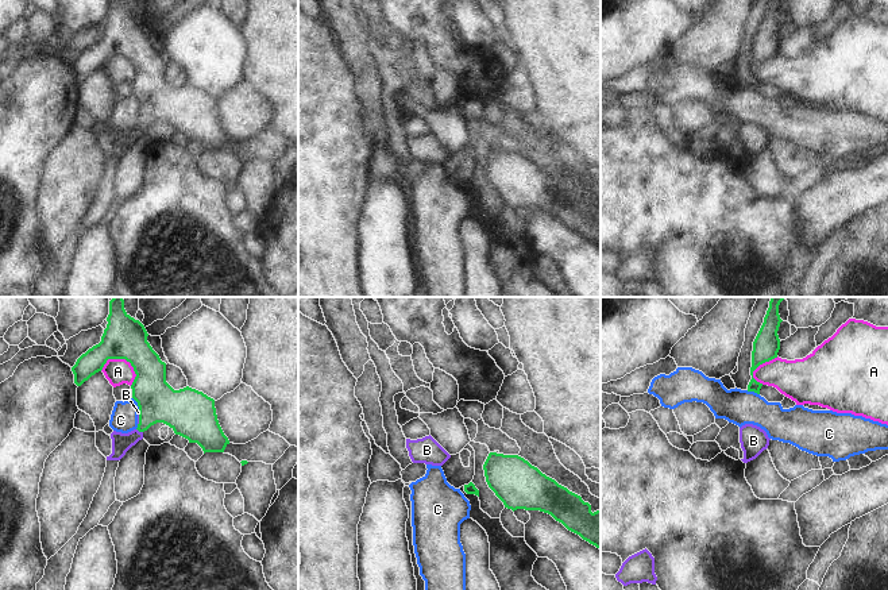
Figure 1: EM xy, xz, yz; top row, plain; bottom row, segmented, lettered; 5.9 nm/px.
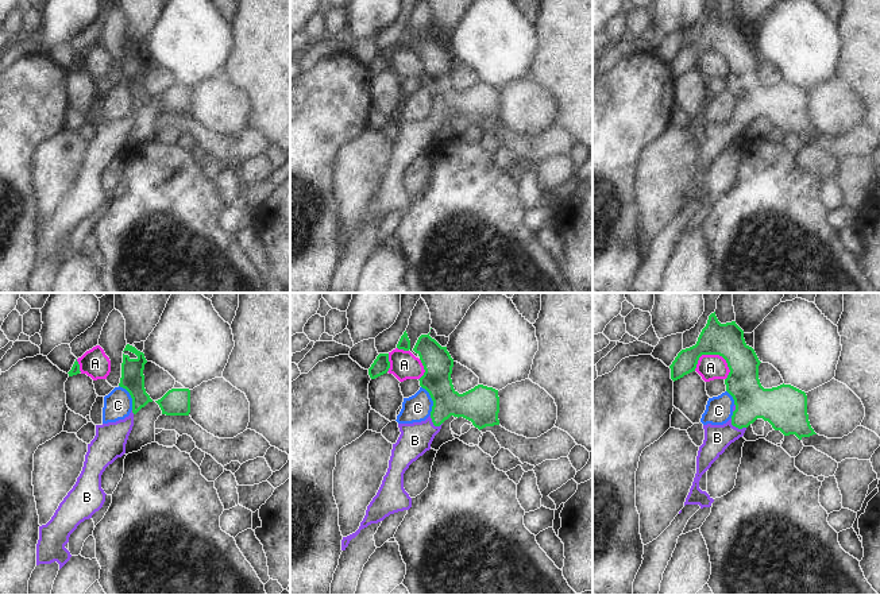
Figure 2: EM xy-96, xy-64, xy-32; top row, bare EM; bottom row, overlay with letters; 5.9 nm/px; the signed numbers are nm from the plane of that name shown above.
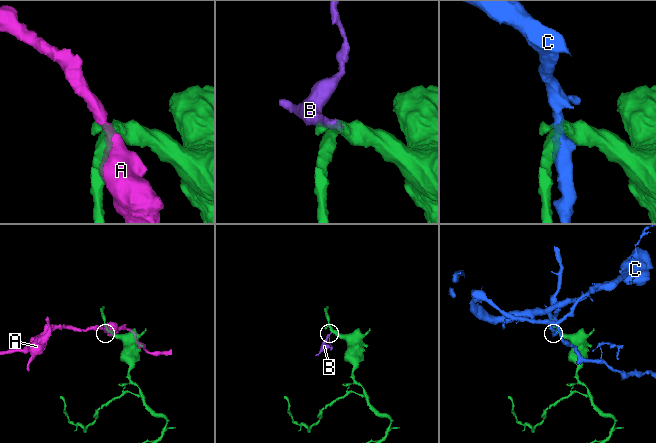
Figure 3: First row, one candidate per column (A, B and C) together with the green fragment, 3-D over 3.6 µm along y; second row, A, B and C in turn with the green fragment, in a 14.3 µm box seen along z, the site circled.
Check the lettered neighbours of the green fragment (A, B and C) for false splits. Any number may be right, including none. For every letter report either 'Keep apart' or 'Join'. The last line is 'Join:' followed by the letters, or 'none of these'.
A: Keep apart
B: Join
C: Keep apart
Join: B.

